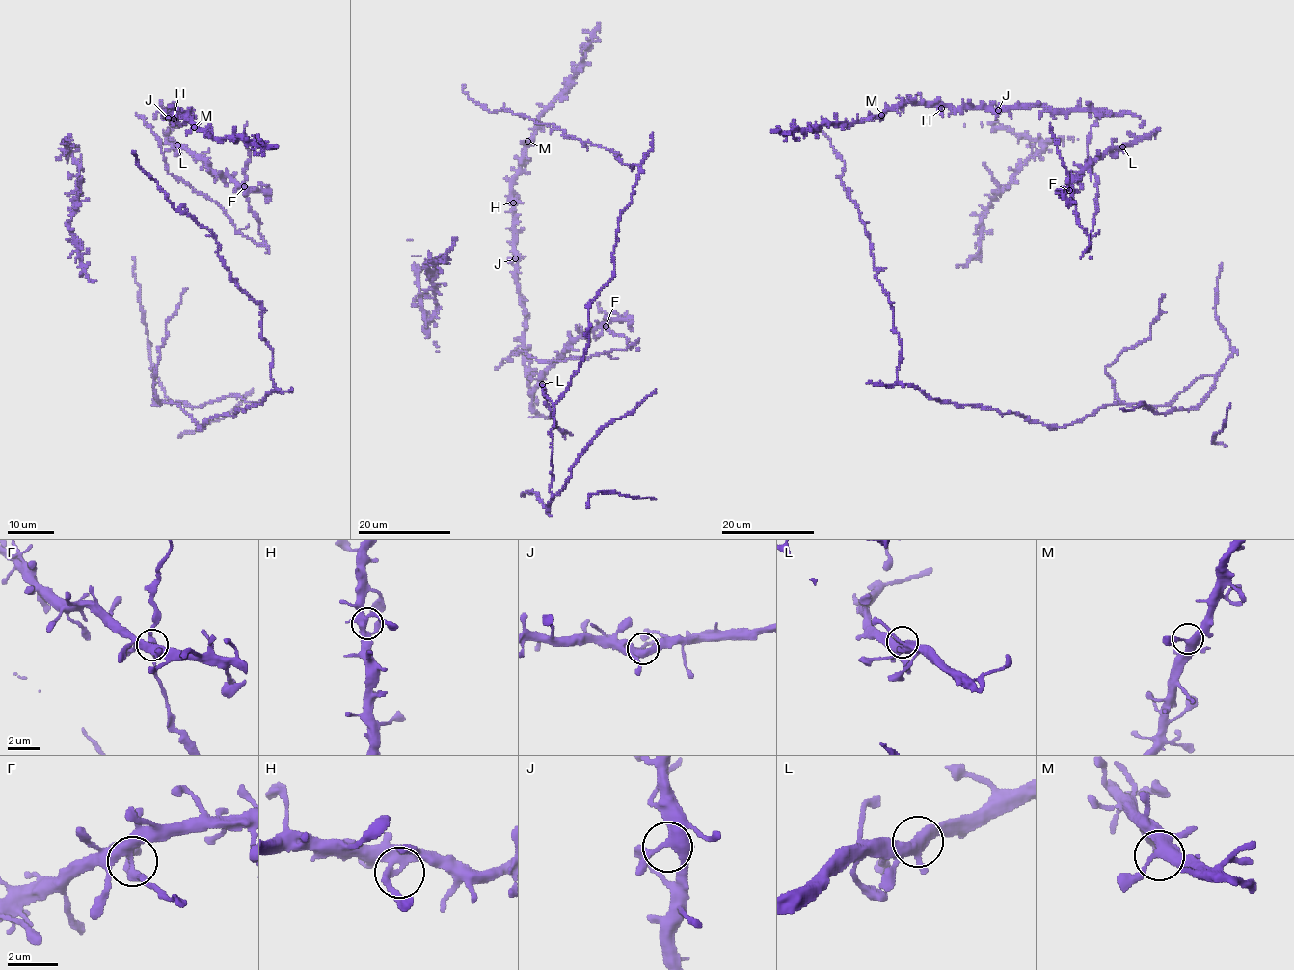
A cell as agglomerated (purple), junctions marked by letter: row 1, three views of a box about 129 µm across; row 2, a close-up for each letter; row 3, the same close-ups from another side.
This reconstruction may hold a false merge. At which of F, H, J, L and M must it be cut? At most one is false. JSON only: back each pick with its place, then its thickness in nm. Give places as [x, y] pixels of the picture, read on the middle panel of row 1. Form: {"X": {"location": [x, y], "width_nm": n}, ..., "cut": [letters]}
{"F": {"location": [606, 326], "width_nm": 400}, "cut": ["F"]}

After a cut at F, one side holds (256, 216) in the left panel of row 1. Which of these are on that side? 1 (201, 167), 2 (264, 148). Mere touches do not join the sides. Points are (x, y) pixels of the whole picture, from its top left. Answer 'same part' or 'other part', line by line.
1: other part
2: other part

